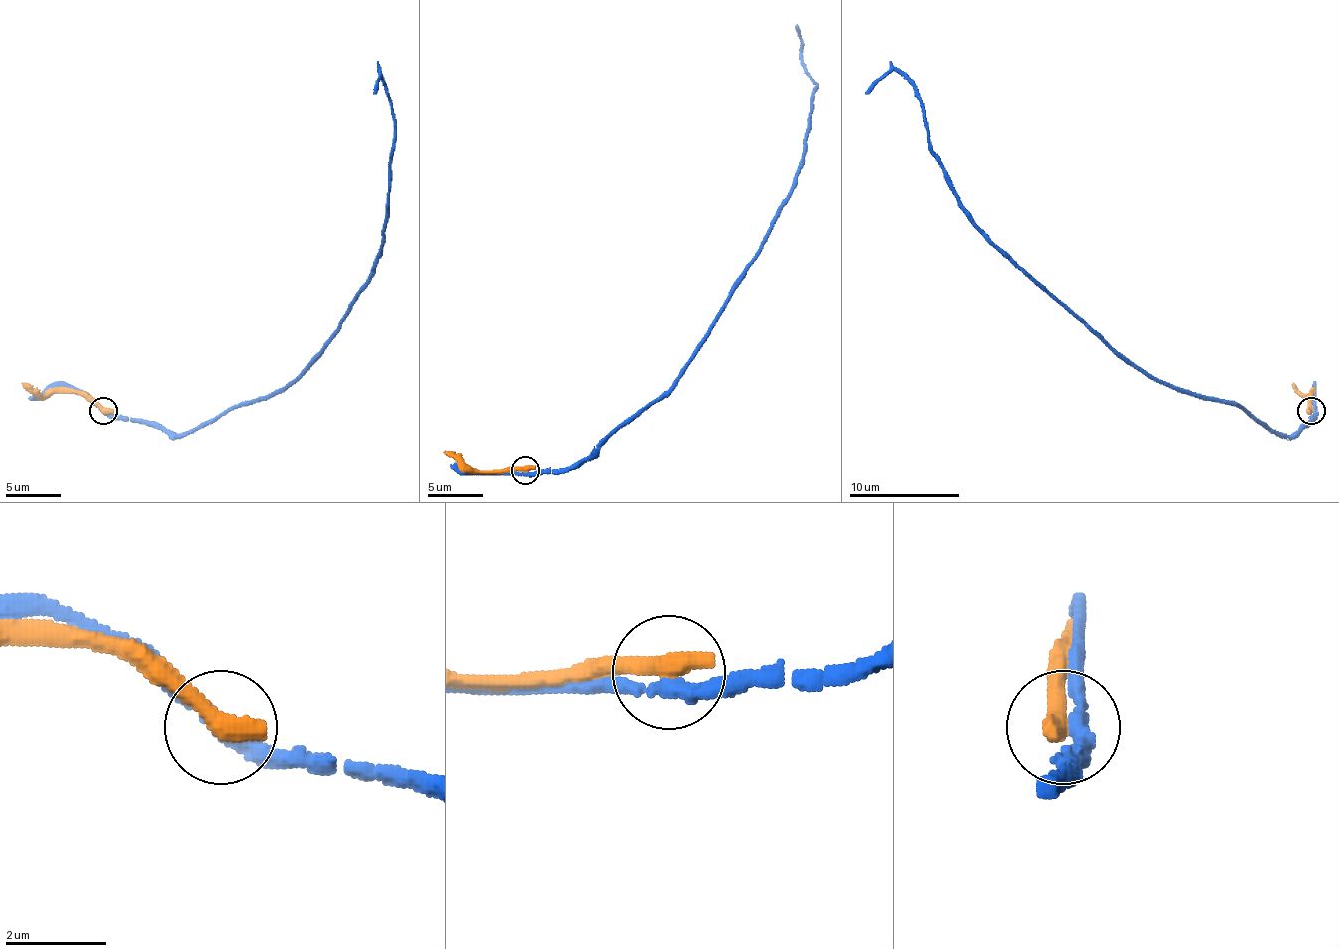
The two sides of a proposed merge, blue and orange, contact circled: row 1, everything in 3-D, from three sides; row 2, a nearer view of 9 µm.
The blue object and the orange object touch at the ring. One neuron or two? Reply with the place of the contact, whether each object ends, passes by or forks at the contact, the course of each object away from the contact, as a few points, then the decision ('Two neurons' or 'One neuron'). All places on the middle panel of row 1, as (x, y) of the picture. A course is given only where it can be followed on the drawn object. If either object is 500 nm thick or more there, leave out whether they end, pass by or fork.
Place: (525, 470). Course of blue: (526, 471), (575, 468), (647, 410), (672, 385), (741, 275), (791, 192), (804, 151), (815, 84), (796, 24). Course of orange: (526, 471), (468, 471), (443, 451). Two neurons

